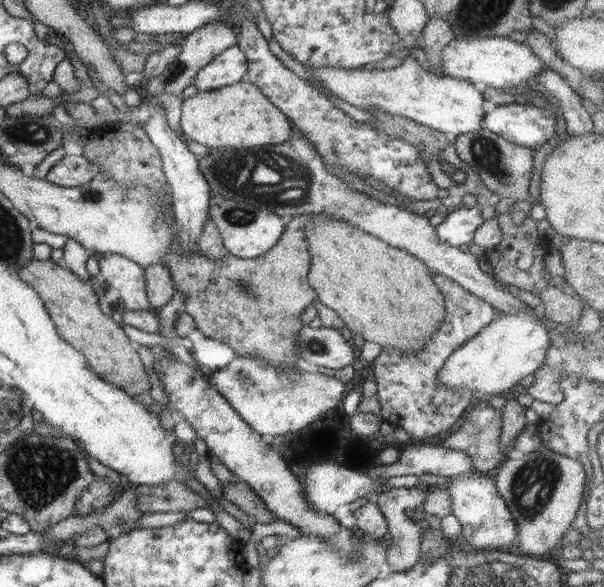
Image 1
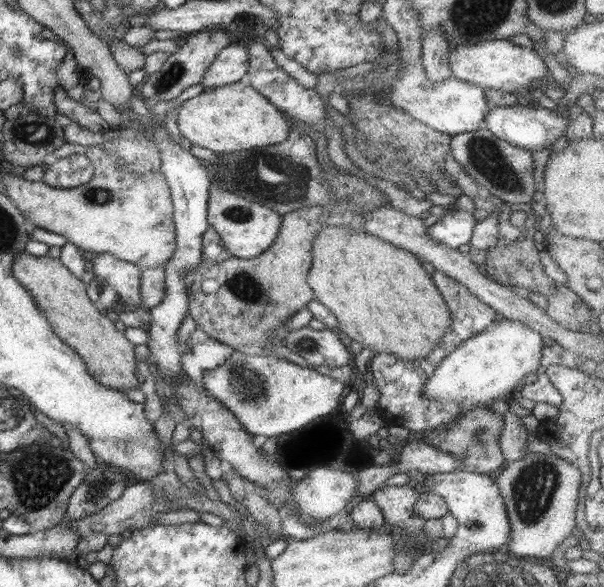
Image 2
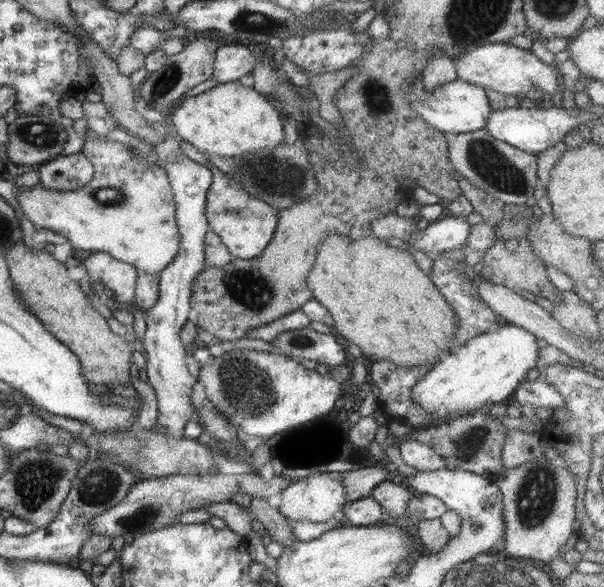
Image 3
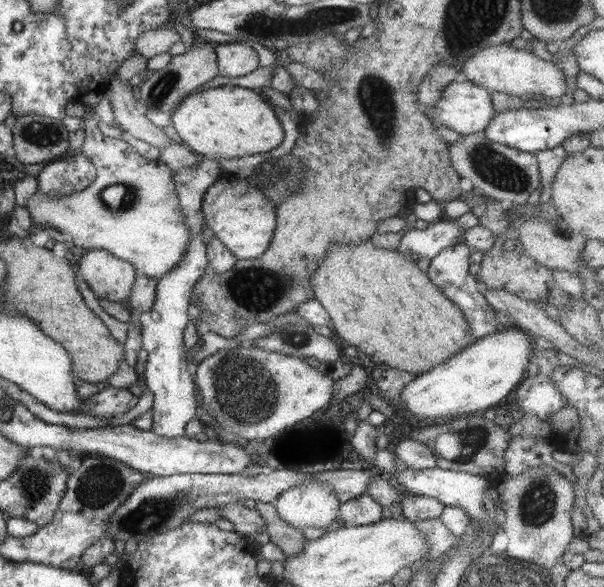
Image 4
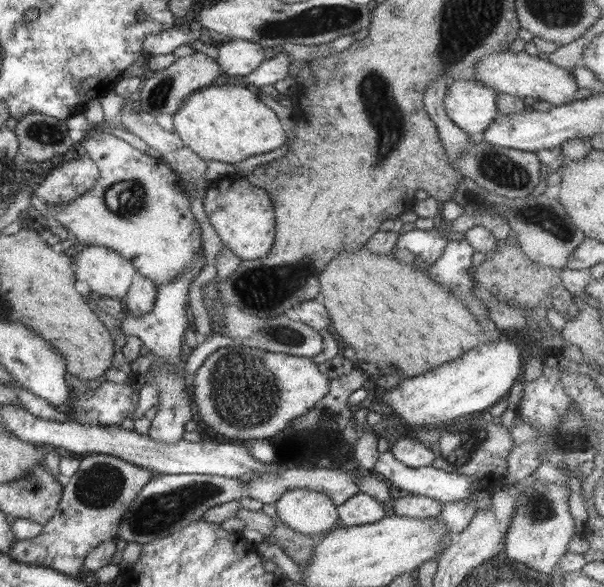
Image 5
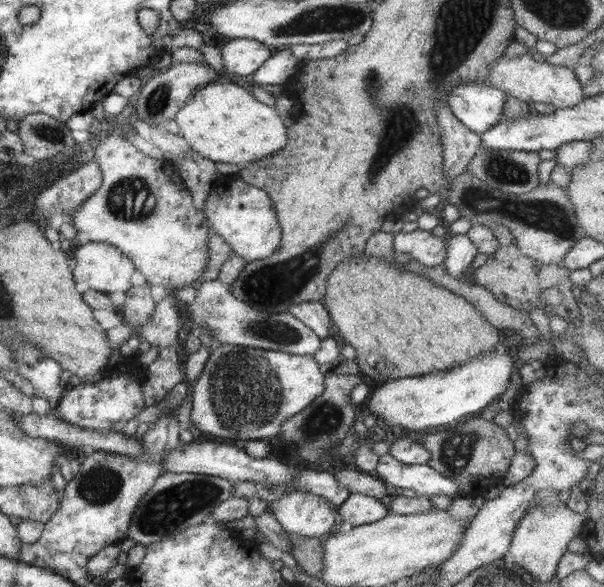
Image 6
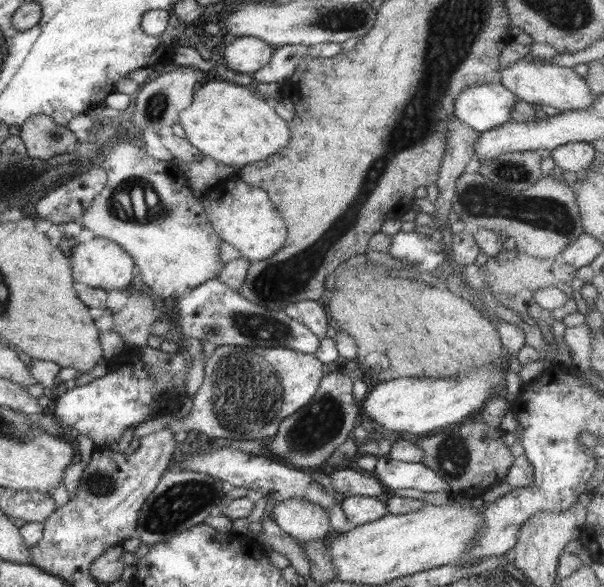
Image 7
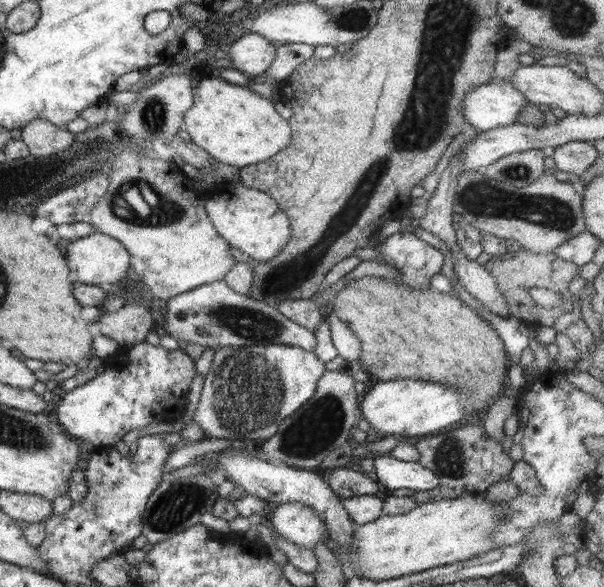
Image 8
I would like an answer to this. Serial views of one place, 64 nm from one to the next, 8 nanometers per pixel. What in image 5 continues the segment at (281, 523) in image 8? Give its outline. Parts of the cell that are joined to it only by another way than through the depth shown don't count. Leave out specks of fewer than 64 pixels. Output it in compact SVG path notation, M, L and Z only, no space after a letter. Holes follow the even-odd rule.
M292 489L275 503L278 519L303 535L324 535L337 526L337 505L326 493Z

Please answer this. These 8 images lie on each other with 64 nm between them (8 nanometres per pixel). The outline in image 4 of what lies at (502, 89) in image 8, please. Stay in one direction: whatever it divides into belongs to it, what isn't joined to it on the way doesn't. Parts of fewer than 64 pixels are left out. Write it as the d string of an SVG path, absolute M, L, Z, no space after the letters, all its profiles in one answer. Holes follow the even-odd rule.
M460 78L452 81L444 88L442 97L435 102L436 105L434 105L432 111L425 108L423 110L434 125L444 124L446 128L450 128L450 130L454 130L458 134L469 135L484 131L492 121L492 117L496 115L497 112L492 106L491 100L490 91L486 90L486 88Z

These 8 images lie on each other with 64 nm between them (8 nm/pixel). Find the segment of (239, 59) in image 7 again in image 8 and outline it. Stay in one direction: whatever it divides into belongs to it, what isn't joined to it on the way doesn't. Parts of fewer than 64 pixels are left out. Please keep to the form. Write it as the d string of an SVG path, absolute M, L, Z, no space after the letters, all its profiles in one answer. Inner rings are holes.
M244 33L227 49L225 64L236 68L246 76L260 75L276 59L277 44L255 33Z

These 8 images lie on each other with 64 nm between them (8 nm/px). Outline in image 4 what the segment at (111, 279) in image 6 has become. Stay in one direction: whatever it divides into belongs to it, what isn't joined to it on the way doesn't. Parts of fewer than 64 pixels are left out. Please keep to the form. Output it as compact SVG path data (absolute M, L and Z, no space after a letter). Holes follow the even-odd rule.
M88 250L81 257L79 271L82 272L82 279L86 280L94 295L99 299L126 303L131 296L131 289L138 275L134 266L115 258L106 250Z

